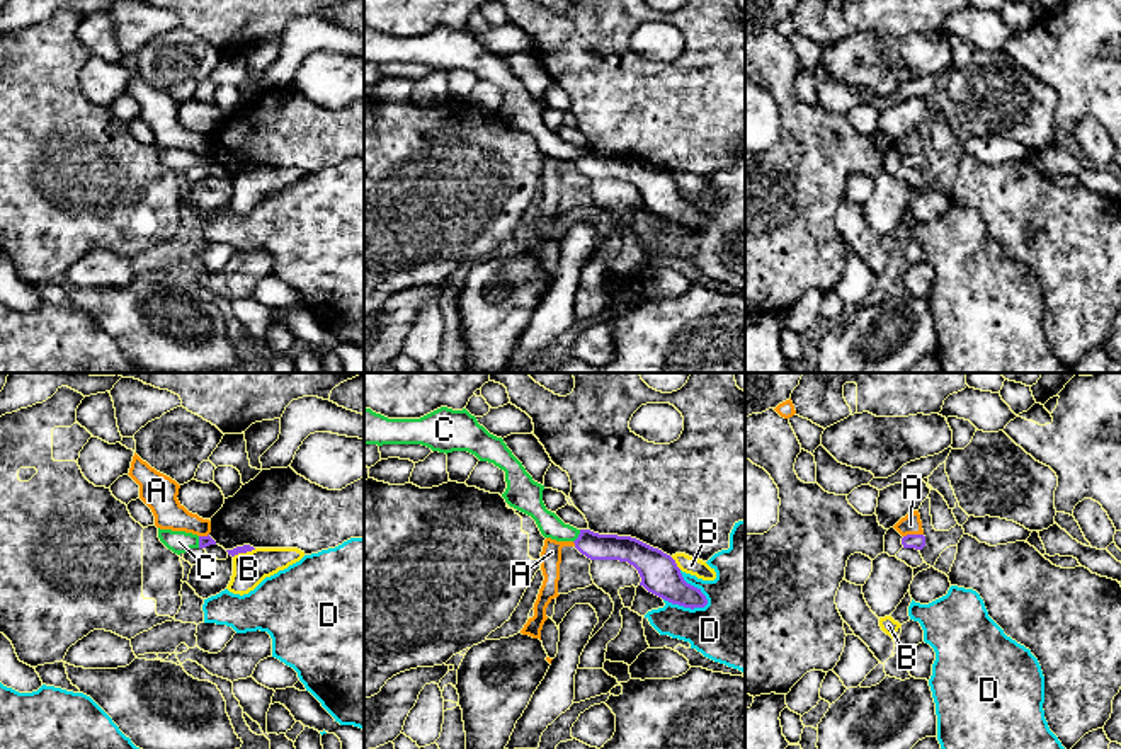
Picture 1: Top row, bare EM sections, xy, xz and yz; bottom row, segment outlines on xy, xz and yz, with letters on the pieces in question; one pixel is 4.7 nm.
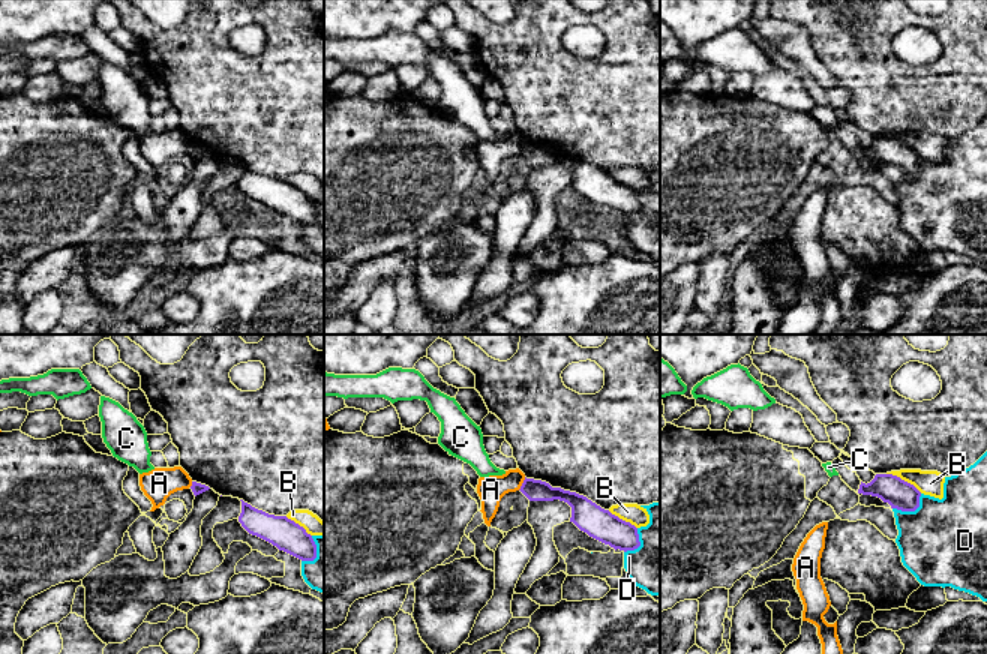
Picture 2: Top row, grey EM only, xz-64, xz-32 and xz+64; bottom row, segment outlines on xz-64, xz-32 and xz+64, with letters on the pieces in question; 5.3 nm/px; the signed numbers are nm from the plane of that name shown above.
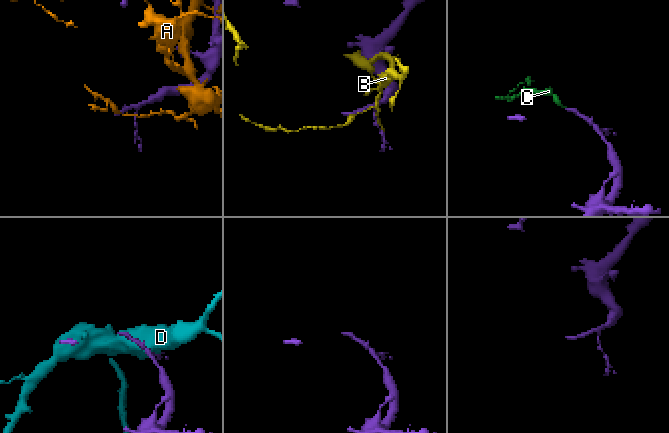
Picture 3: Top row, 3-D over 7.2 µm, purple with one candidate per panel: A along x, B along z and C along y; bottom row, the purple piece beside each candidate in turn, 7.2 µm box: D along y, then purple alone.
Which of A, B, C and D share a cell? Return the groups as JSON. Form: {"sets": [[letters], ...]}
{"sets": [["A"], ["B"], ["C"], ["D"]]}

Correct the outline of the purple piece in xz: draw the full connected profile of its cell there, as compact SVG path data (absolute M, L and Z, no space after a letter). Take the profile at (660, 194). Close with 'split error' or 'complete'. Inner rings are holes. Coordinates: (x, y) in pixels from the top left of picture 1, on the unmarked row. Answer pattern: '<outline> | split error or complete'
M364 26L364 63L422 63L439 71L468 70L505 90L505 121L531 134L541 153L573 160L590 179L619 179L633 184L648 211L684 226L708 223L701 208L687 203L675 179L631 155L599 153L565 143L543 121L544 104L532 99L502 56L490 53L466 27L441 26L420 37L388 37Z | split error

